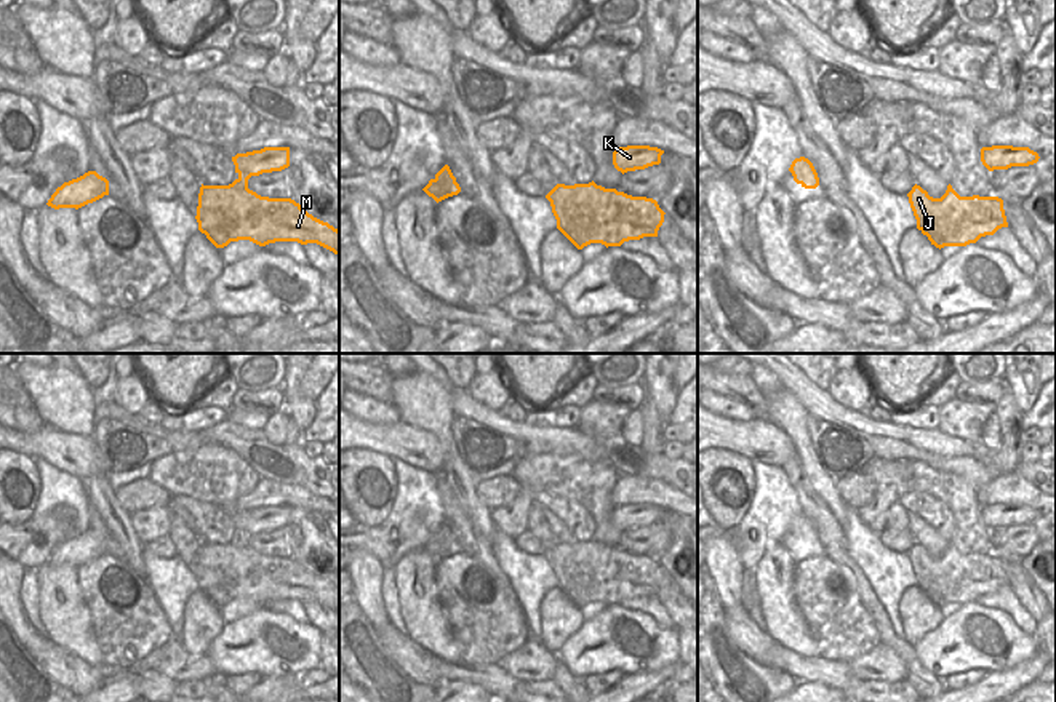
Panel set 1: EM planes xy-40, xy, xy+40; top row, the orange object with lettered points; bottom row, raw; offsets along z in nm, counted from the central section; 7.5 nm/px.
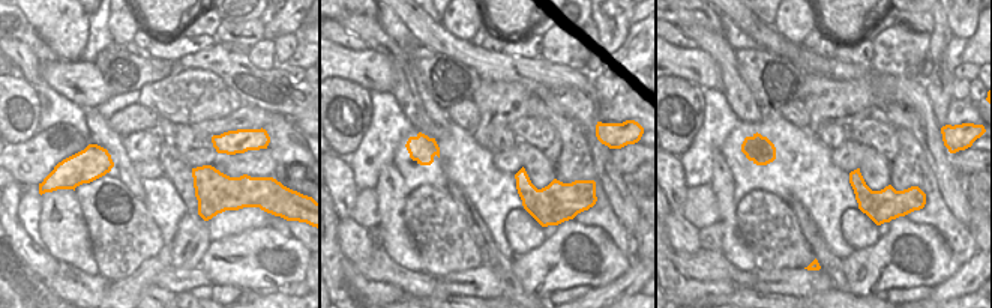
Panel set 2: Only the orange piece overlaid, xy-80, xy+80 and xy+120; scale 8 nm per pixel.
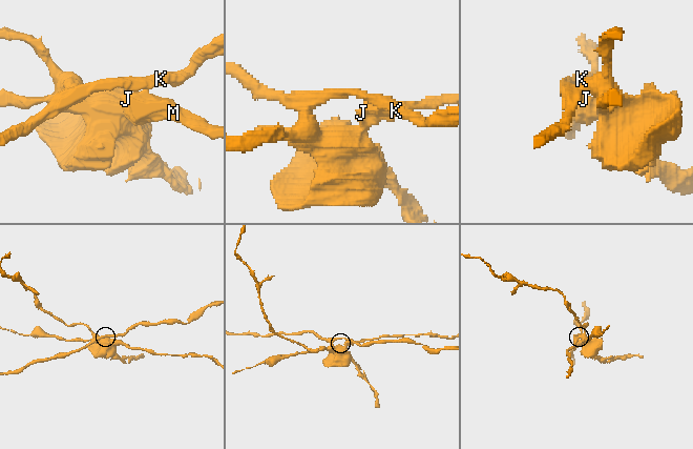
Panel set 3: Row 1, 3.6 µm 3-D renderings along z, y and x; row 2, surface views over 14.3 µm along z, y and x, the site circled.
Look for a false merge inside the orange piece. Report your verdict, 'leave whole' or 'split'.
split

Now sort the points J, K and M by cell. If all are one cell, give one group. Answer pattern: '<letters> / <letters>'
J M / K

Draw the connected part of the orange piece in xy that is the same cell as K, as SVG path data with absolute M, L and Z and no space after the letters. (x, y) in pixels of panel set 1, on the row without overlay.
M650 504L616 505L613 510L613 523L622 532L627 529L645 528L661 521L664 509Z

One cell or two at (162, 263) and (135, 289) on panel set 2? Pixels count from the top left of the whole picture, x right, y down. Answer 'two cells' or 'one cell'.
one cell

